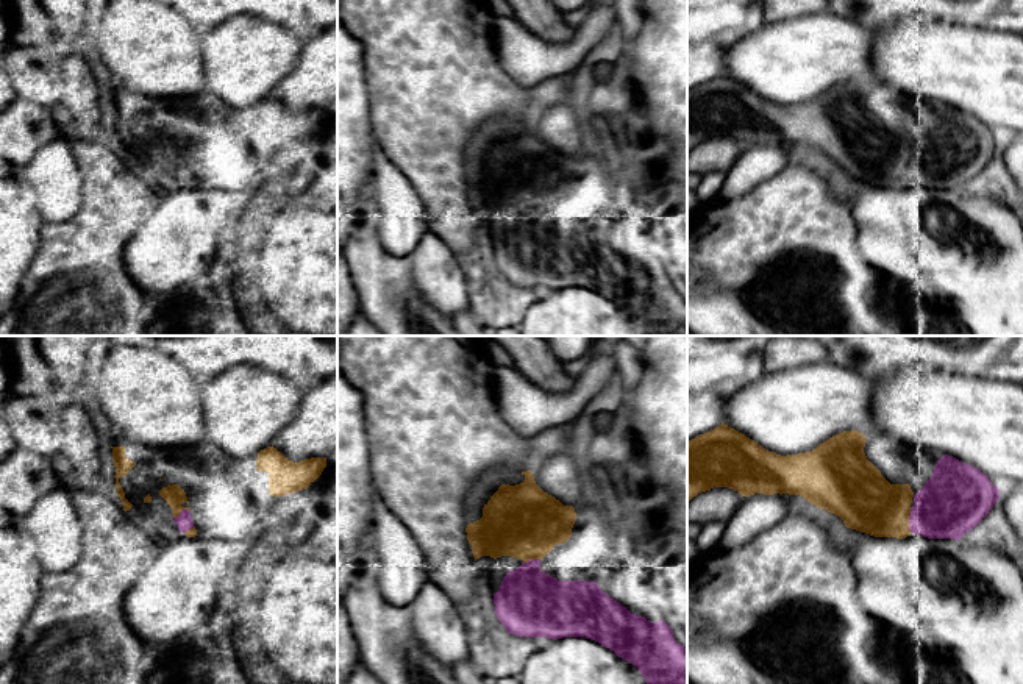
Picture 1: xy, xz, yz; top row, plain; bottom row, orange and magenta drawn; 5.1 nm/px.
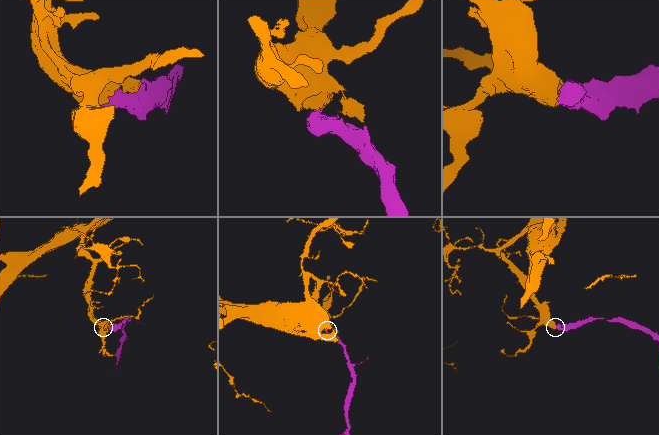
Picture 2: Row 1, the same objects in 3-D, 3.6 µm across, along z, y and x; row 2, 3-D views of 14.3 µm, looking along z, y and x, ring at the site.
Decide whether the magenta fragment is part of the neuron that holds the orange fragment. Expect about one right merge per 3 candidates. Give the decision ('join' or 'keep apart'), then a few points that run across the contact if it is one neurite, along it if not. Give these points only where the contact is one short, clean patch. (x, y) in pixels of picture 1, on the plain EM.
join

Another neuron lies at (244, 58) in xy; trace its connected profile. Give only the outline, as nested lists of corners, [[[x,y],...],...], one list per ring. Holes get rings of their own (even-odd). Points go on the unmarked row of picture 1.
[[[259,16],[225,19],[200,41],[205,91],[234,108],[259,103],[295,69],[303,47],[287,28]]]

